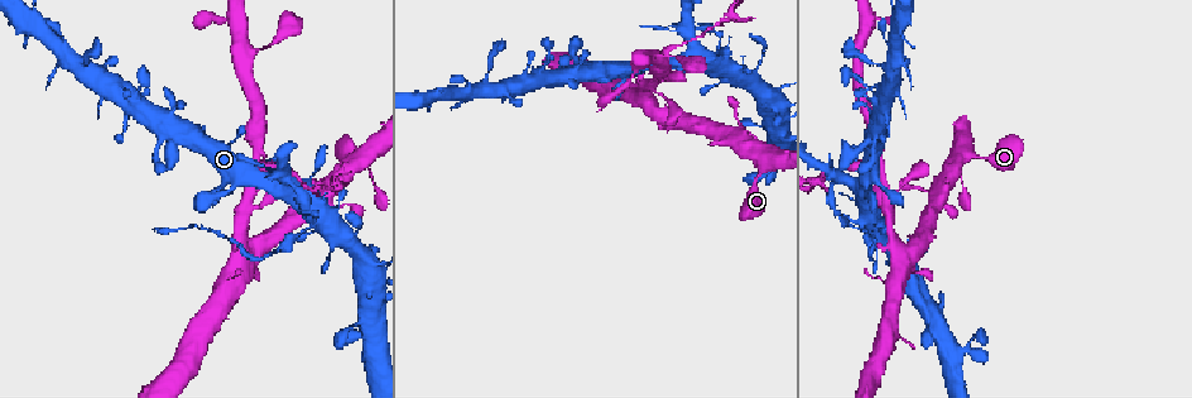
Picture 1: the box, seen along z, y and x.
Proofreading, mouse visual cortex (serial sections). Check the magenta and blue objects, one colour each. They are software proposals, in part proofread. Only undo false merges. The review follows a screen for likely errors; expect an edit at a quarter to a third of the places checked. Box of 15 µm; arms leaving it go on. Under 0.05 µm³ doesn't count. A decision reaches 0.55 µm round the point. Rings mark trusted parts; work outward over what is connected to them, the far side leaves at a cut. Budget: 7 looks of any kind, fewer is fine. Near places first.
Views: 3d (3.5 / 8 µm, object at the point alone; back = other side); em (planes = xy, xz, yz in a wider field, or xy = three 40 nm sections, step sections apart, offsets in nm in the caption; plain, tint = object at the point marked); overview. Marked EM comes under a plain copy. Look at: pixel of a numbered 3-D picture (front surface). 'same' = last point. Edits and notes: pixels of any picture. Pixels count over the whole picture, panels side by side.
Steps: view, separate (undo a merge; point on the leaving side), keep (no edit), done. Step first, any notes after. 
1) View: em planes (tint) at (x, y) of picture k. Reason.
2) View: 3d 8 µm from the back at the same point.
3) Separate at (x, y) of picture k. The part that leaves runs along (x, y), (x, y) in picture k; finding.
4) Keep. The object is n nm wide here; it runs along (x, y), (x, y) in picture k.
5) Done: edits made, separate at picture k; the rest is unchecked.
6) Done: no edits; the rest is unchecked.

View: 3d 3.5 µm at (839, 178) of picture 1. A narrow waist.

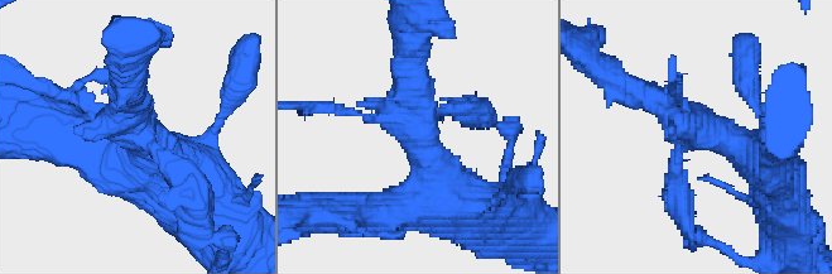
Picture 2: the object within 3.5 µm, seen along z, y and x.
View: em planes (tint) at (420, 133) of picture 2. Shape alone is not enough.

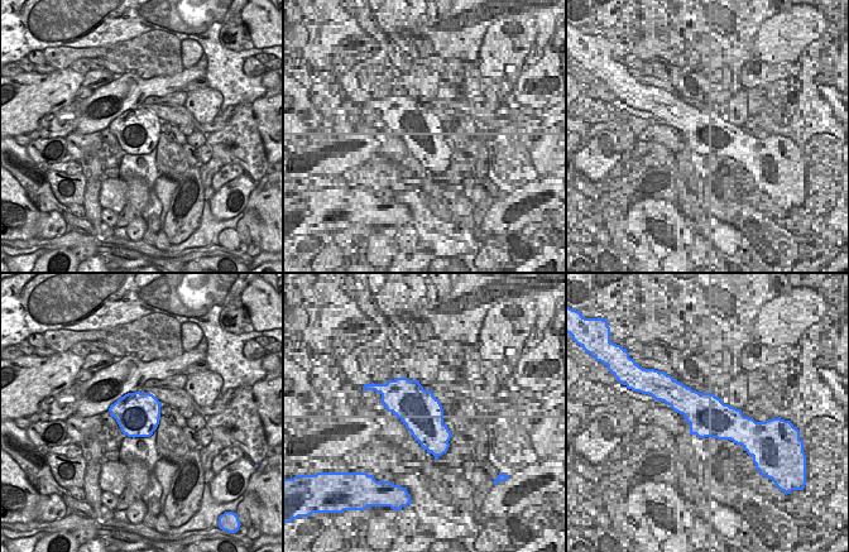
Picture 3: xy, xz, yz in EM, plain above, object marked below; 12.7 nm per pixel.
Keep. It runs along (773, 166), (628, 89) in picture 2; all the same cell.

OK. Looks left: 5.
View: 3d 3.5 µm at (867, 218) of picture 1. Sharp bend.

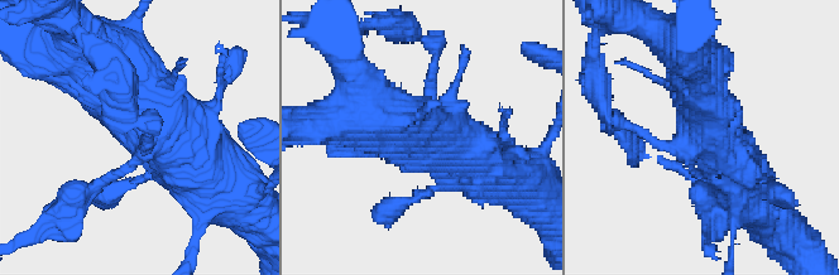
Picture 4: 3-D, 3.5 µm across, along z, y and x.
View: em xy step 1 (tint) at (699, 144) of picture 4. Need the tissue.

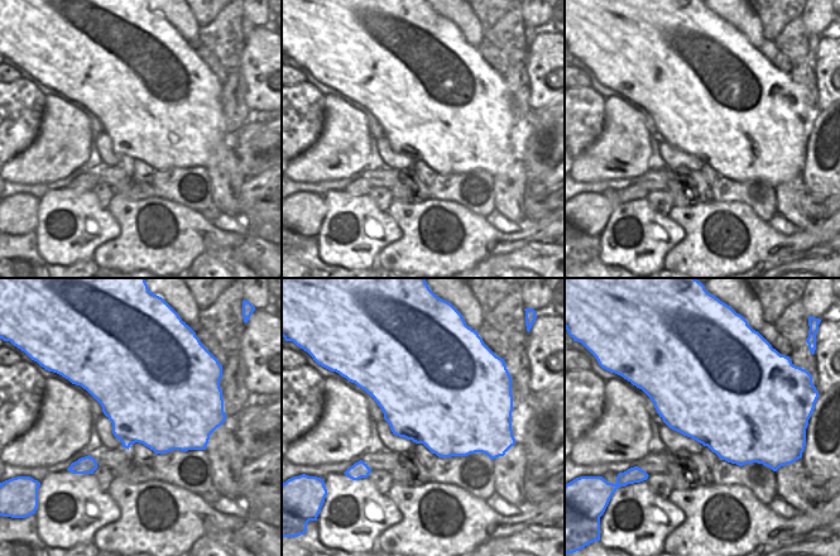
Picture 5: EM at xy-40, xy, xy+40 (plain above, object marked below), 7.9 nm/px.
Separate at (90, 187) of picture 4. The part that leaves runs along (129, 165), (101, 178), (32, 240) in picture 4; a second cell is stuck on.

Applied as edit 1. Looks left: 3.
View: 3d 3.5 µm at (880, 157) of picture 1.

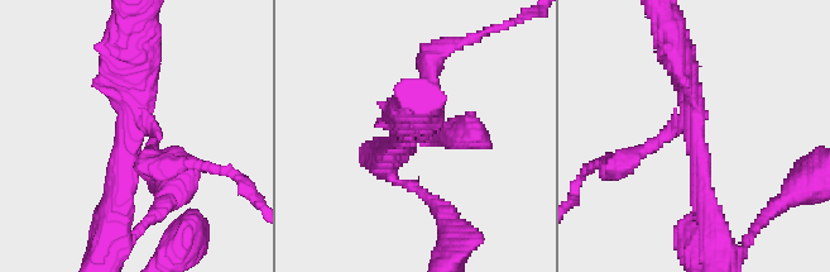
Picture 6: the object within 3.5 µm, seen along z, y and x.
View: em xy step 3 (tint) at (132, 126) of picture 6. 3 arms meet here; the arms are 150, 300, 400 nm wide; shape alone is not enough.

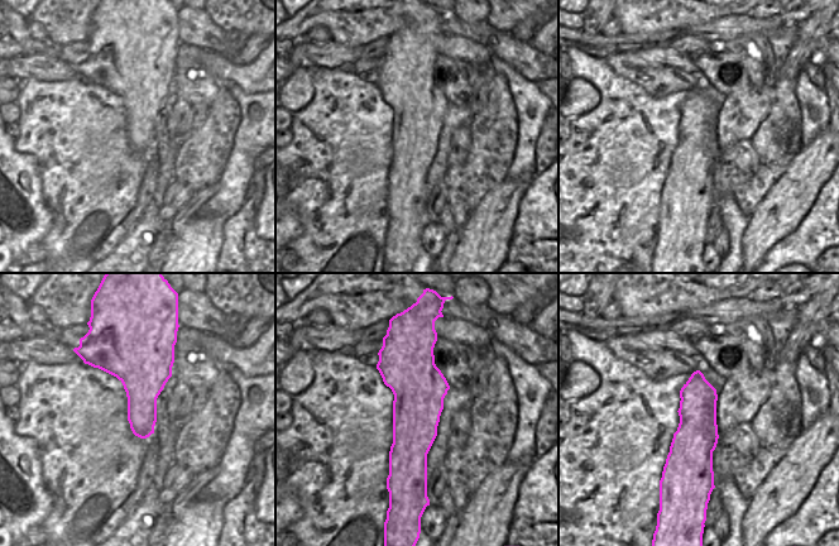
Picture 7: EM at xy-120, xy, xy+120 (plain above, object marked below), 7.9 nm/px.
Keep. It runs along (704, 206), (691, 90), (675, 43) in picture 6; one cell here.

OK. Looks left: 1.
Done: edits made, separate at picture 4; the rest is unchecked.

